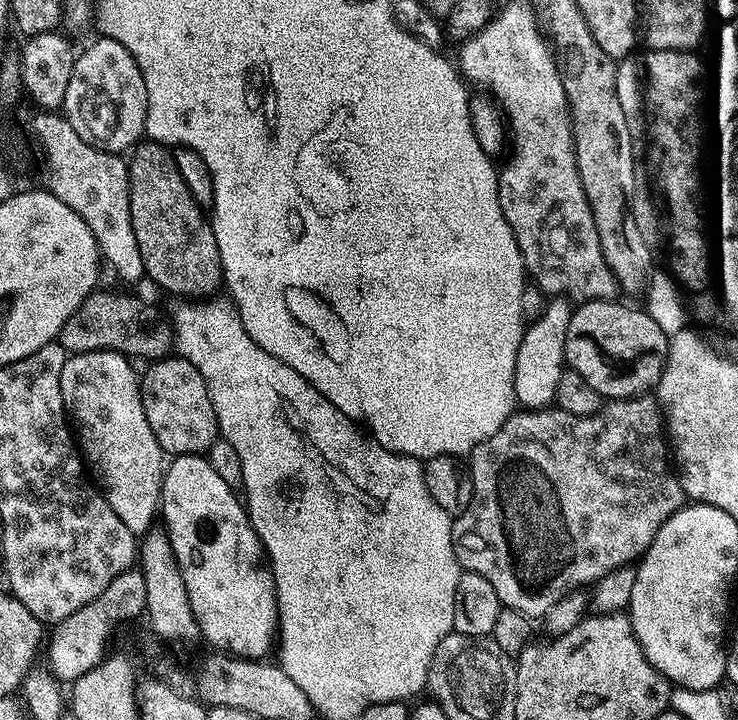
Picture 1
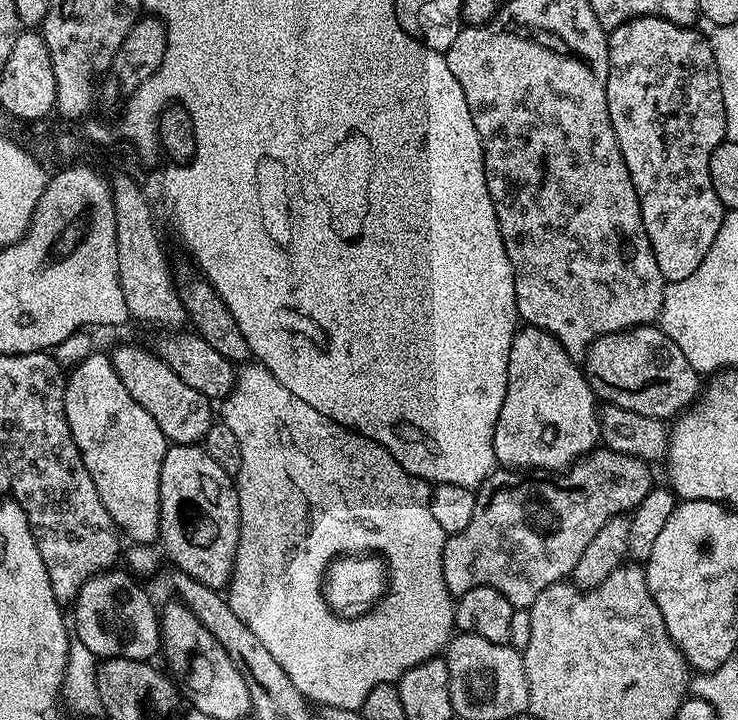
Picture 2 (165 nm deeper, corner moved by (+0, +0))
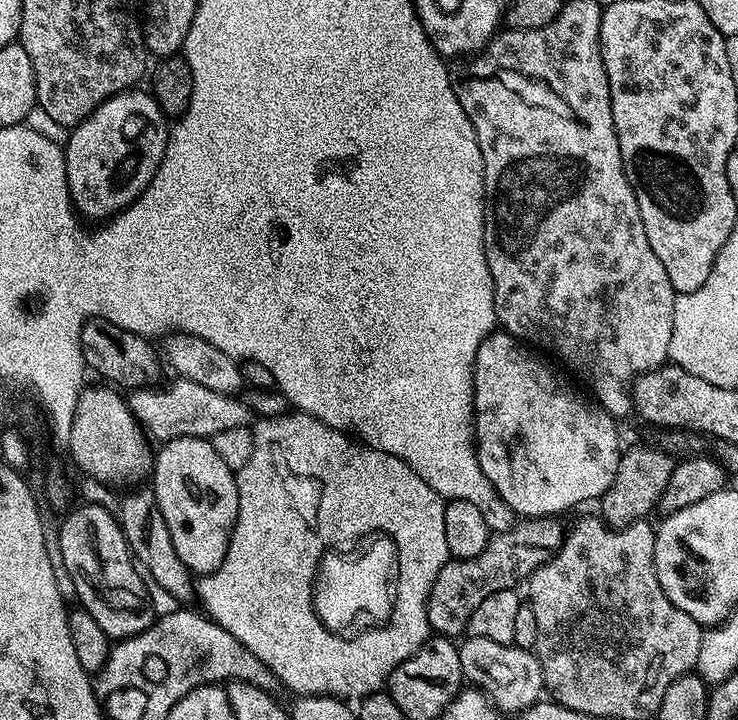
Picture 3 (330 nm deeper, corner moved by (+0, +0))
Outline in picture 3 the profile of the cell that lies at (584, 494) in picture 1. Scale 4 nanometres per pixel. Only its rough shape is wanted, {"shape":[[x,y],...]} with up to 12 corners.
{"shape":[[524,518],[486,550],[449,559],[429,629],[459,637],[482,598],[519,589],[564,543],[556,518]]}

